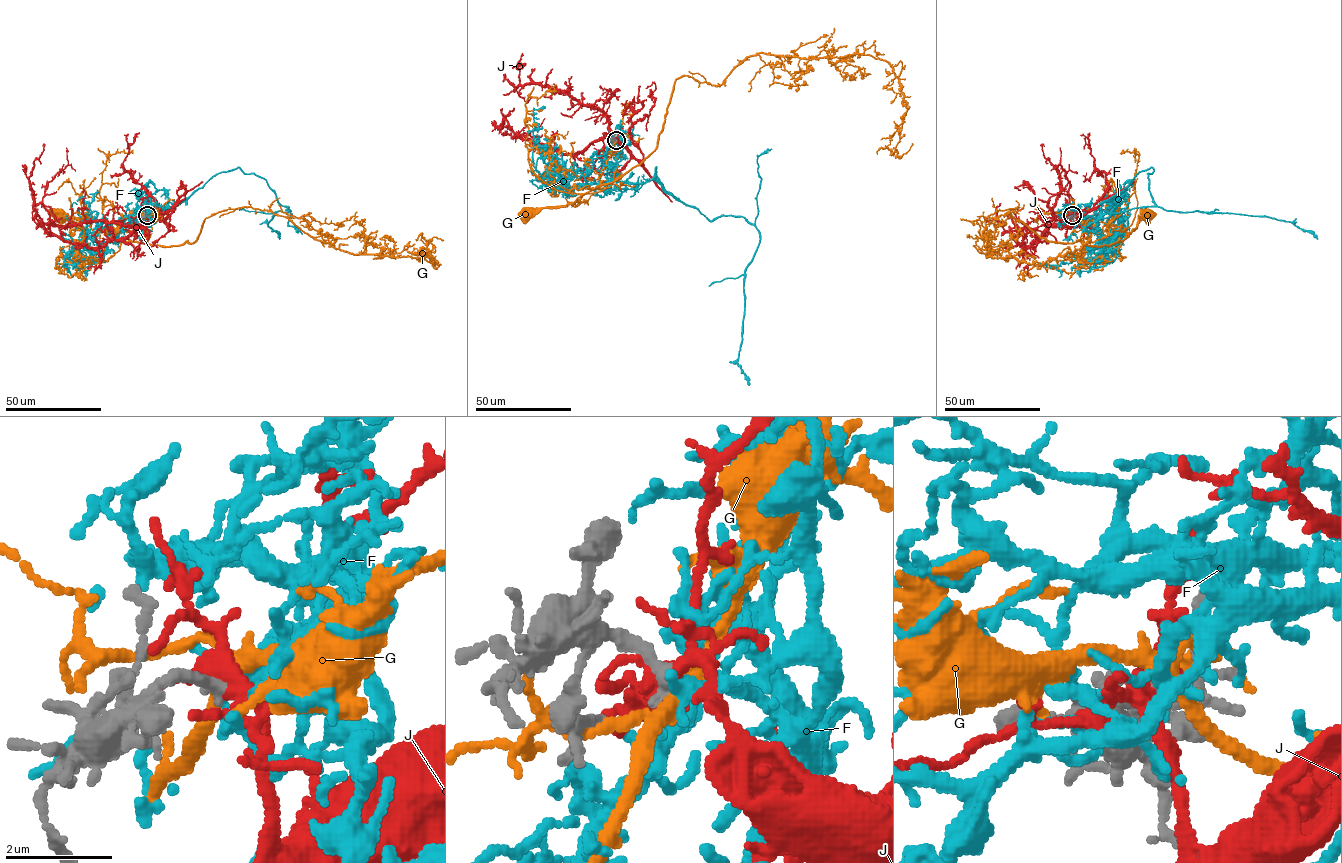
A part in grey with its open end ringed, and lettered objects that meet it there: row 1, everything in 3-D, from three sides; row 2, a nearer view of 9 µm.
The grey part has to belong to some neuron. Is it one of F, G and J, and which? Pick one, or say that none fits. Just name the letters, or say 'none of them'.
F

